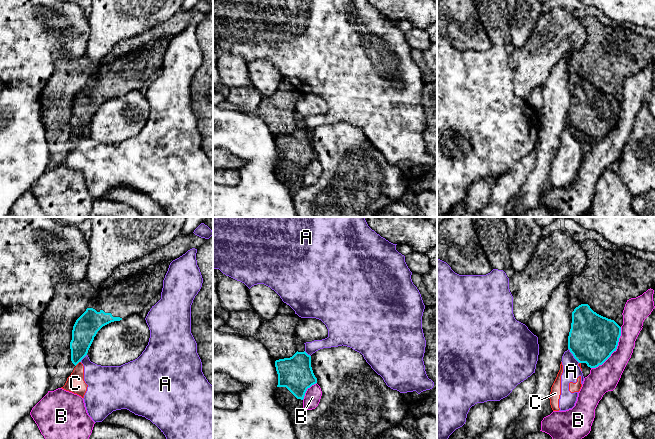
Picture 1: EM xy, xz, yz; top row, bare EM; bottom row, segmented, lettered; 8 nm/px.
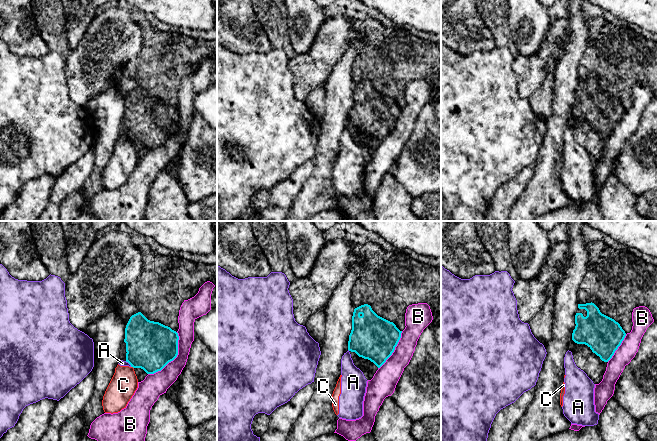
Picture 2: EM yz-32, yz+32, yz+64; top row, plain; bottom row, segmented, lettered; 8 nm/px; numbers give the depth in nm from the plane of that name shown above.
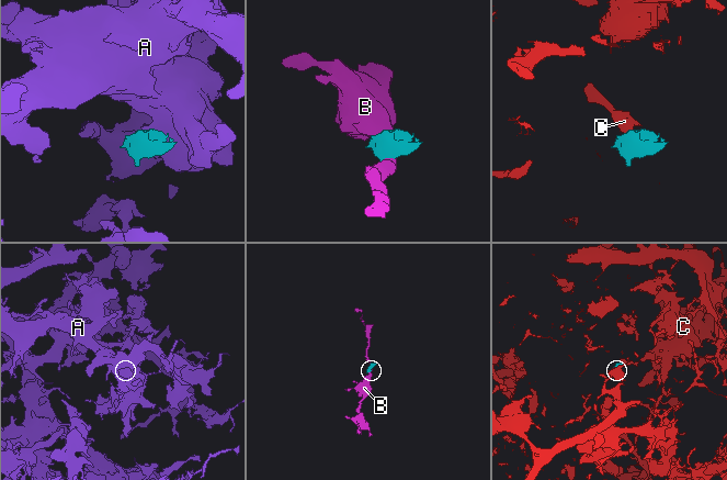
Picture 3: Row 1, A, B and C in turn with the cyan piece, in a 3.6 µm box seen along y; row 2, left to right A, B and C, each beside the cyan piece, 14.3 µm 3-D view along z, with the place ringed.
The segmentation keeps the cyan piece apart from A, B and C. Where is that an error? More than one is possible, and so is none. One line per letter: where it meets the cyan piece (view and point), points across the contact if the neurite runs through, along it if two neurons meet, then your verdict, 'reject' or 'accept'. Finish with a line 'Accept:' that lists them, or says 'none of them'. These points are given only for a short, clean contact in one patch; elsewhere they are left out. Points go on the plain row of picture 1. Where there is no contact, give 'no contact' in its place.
A: yz (573, 131) | along yz (568, 124), (579, 138) | reject
B: yz (614, 126) | reject
C: xy (77, 139) | along xy (80, 137), (75, 141) | reject
Accept: none of them

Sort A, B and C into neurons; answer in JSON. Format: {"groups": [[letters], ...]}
{"groups": [["A", "C"], ["B"]]}

